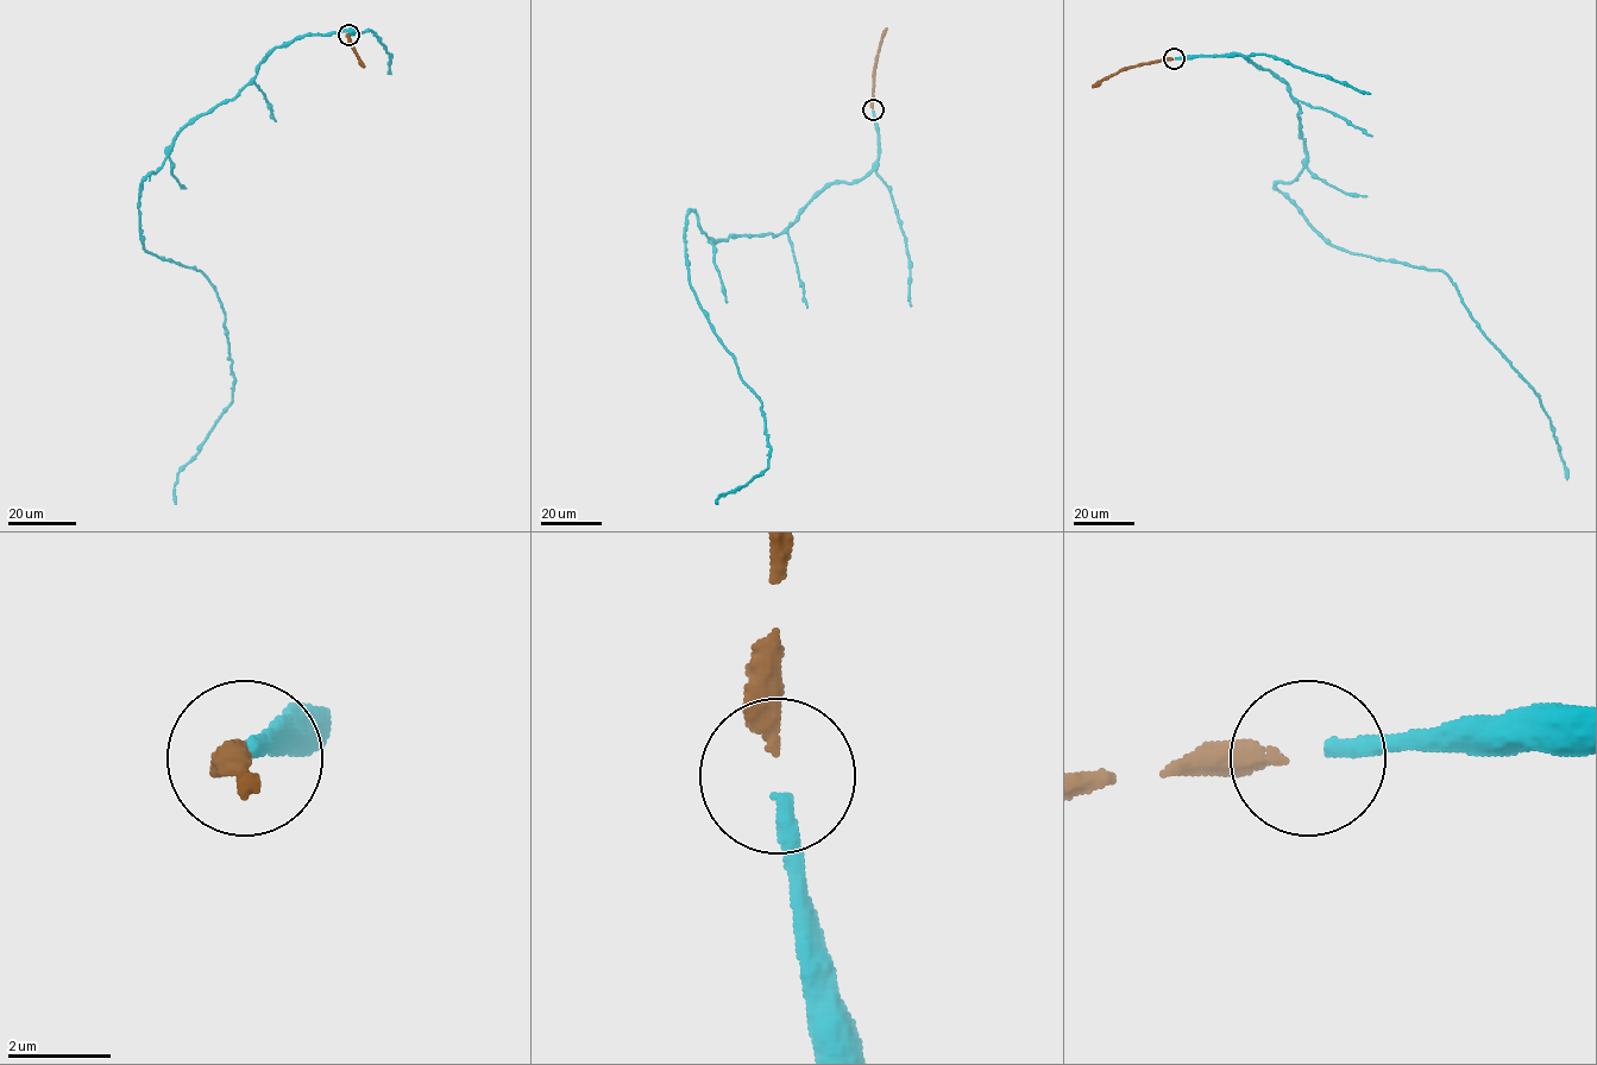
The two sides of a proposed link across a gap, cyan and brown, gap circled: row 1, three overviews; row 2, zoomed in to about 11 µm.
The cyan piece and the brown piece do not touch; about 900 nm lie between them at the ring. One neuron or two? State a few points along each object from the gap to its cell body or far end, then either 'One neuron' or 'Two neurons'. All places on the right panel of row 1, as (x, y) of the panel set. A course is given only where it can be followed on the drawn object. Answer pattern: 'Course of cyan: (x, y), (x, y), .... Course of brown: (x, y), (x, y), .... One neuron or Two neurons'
Course of cyan: (1175, 58), (1243, 55), (1287, 84), (1306, 165), (1274, 184), (1332, 245), (1448, 277), (1540, 399), (1566, 479). Course of brown: (1173, 60), (1124, 68), (1092, 87). One neuron

